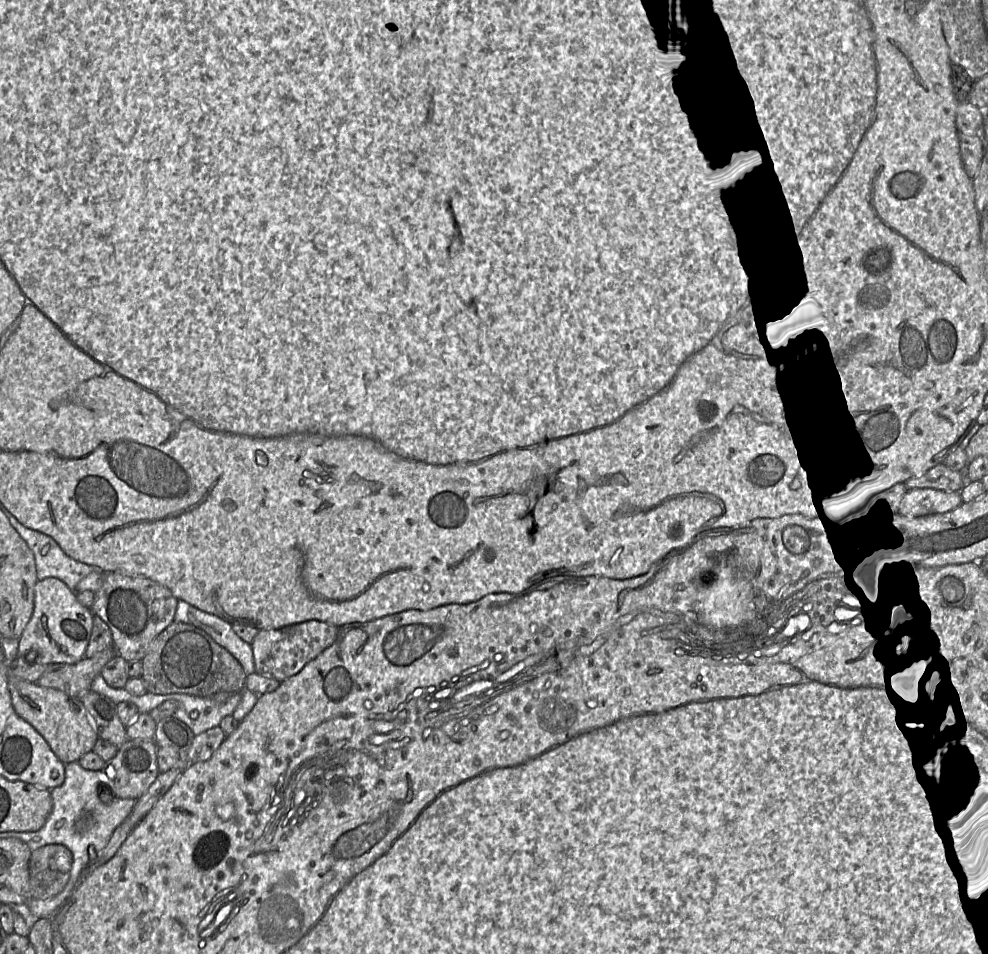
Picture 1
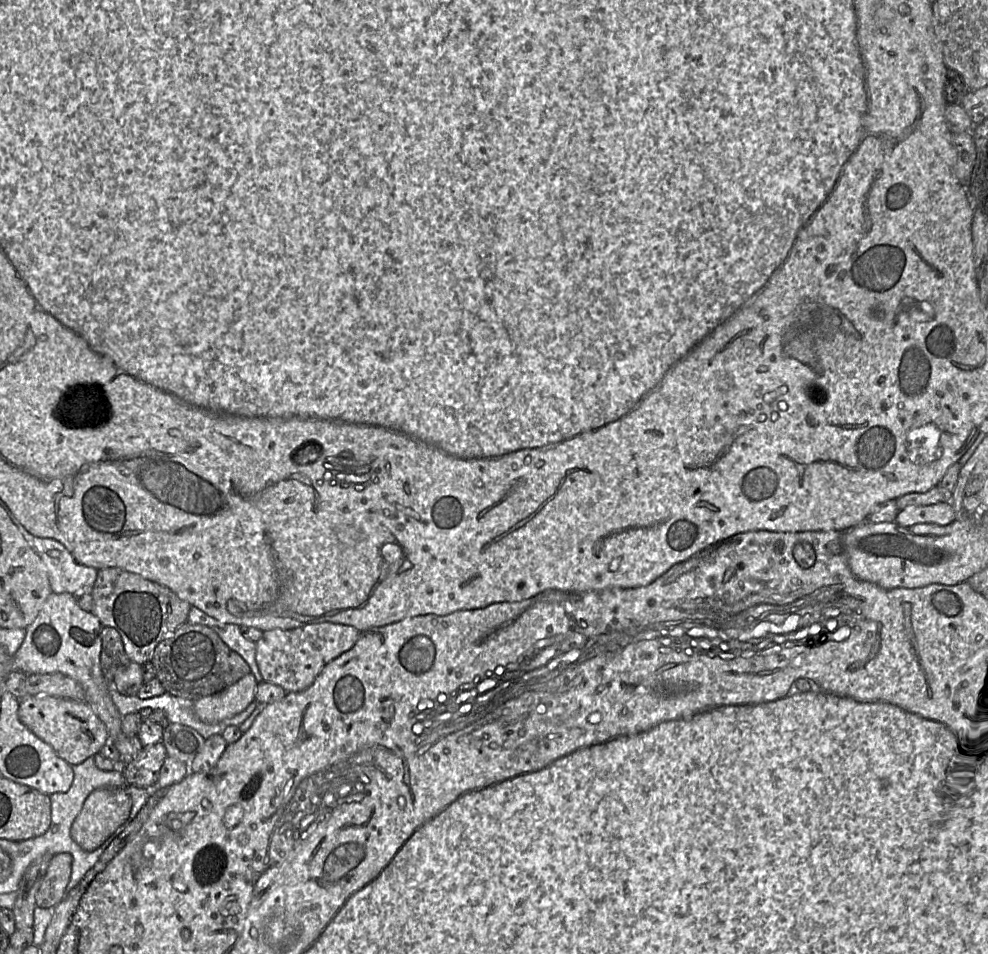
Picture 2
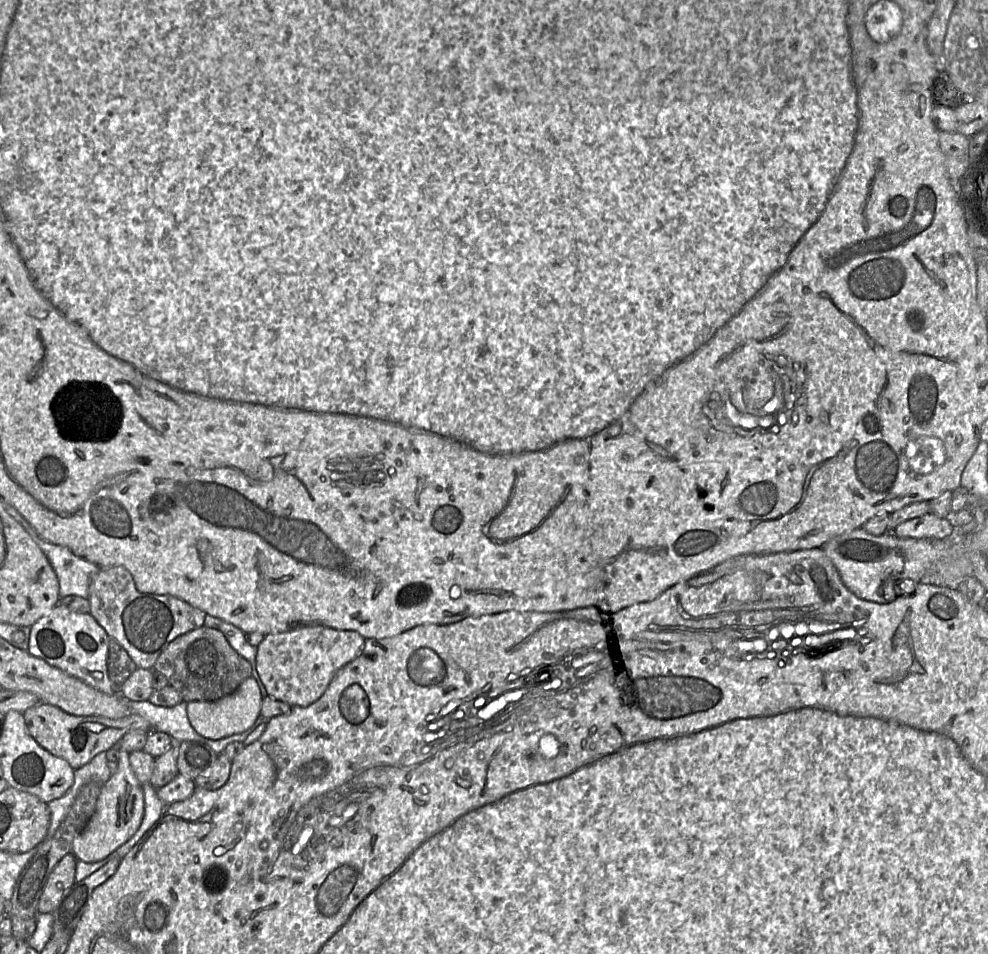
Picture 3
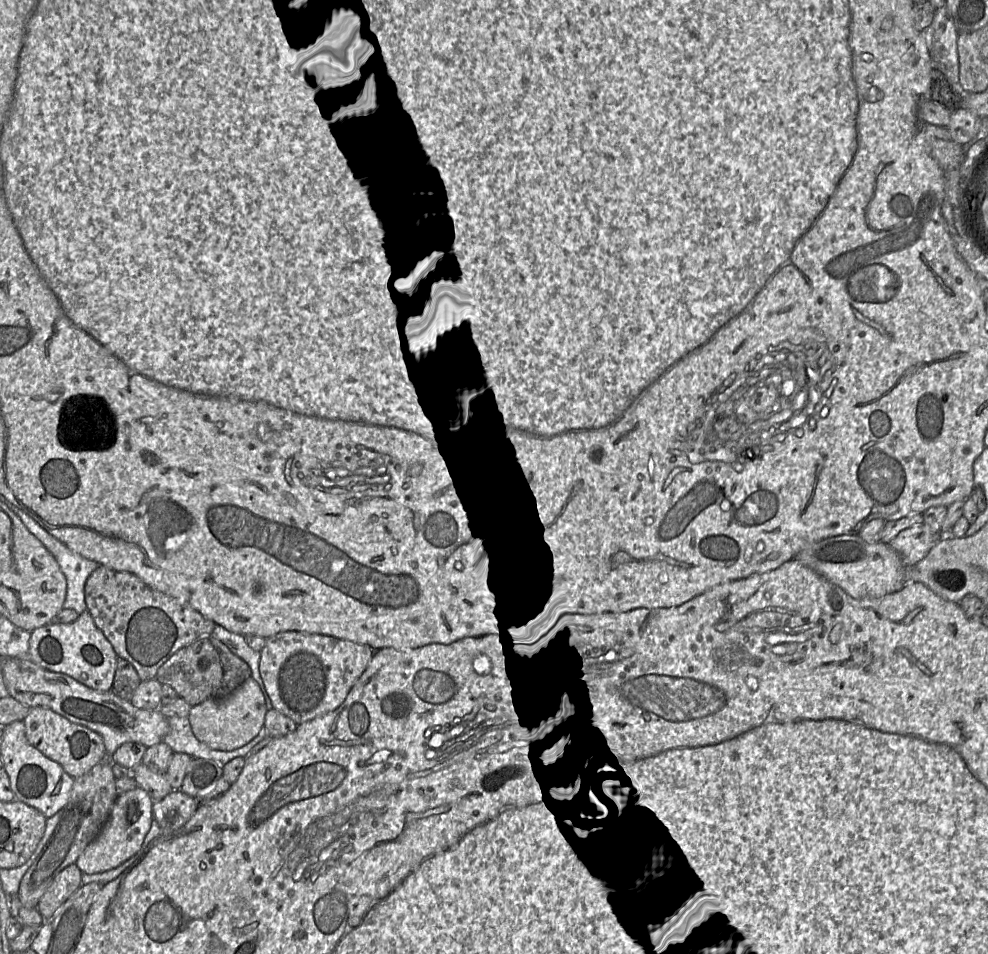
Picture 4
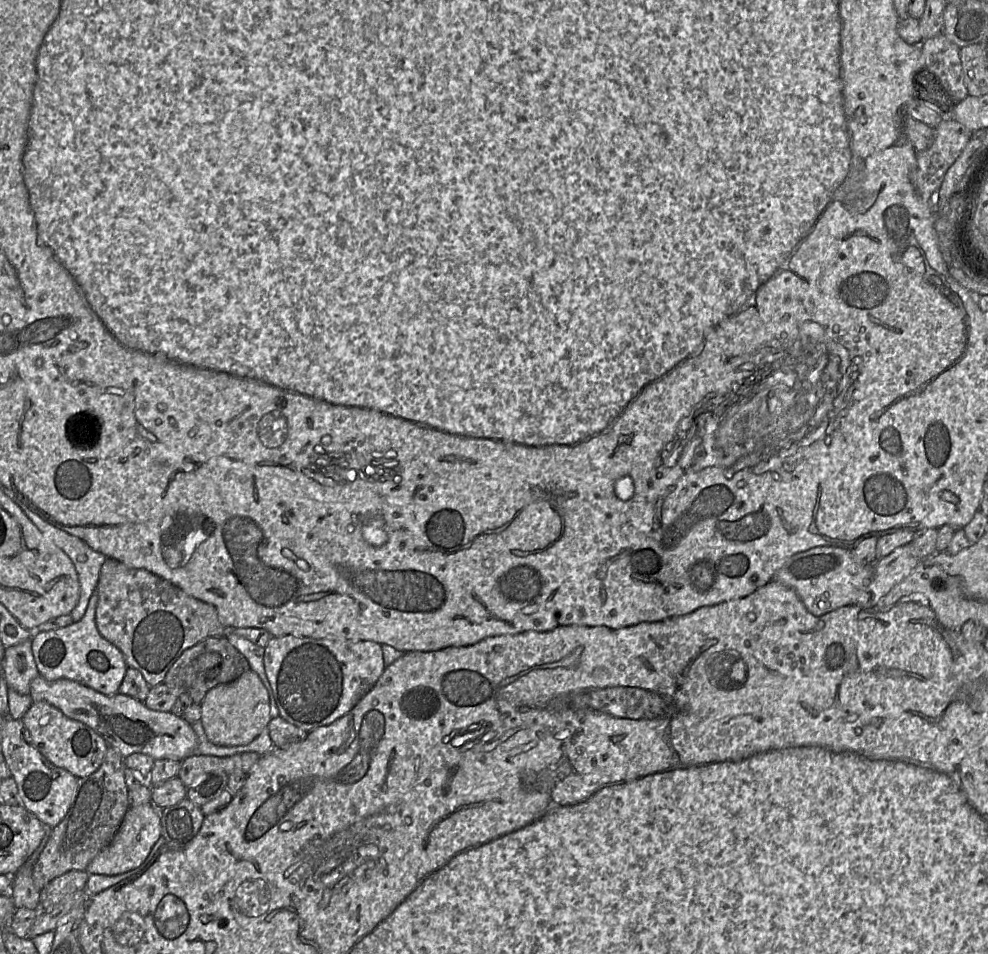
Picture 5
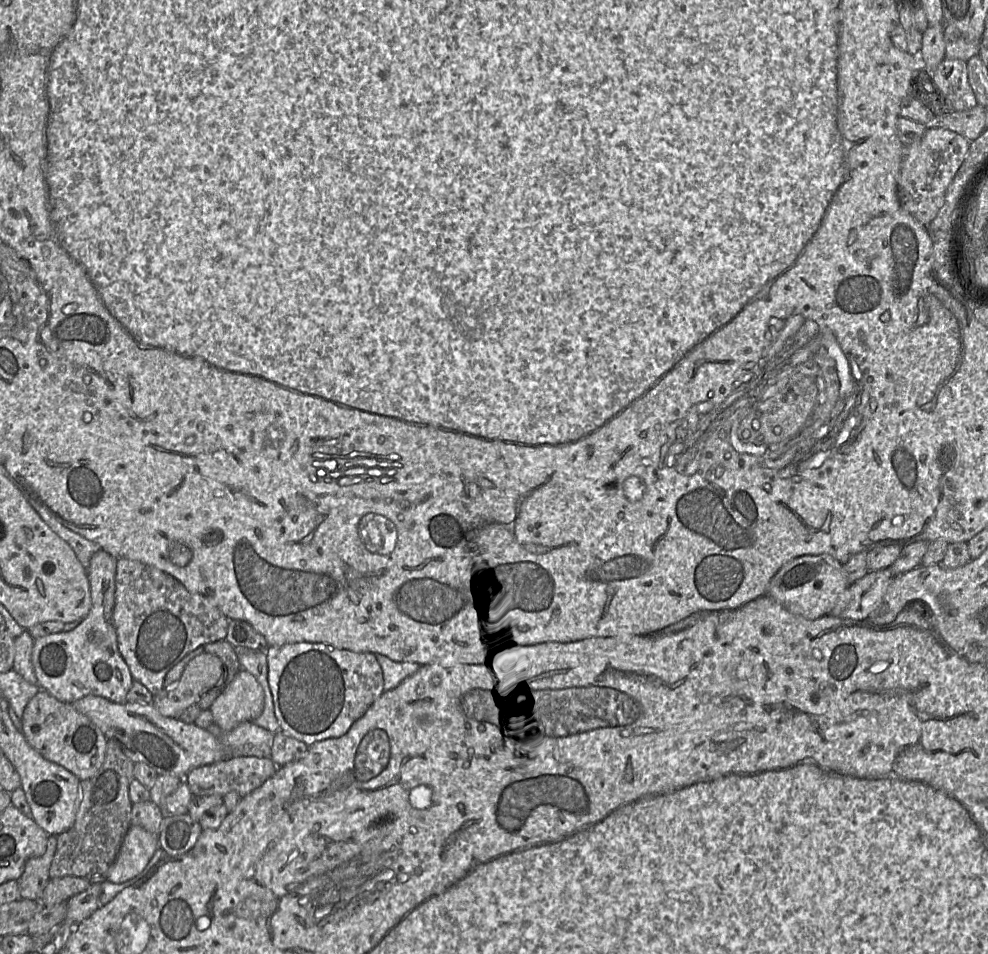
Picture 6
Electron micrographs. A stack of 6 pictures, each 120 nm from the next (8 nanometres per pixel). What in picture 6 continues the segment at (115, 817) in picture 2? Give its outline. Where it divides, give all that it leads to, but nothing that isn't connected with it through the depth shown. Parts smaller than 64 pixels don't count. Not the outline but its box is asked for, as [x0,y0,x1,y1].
[107,825,158,883]

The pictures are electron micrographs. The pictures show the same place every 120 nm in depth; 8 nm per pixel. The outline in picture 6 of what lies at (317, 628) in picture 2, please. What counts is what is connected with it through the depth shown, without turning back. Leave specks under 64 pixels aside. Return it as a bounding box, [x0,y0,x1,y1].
[266,642,384,746]

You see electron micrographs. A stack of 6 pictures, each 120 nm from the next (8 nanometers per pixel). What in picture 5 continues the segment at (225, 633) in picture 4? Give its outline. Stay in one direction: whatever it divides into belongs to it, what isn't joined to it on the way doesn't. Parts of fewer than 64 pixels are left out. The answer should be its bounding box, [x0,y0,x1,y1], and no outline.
[225,630,280,718]

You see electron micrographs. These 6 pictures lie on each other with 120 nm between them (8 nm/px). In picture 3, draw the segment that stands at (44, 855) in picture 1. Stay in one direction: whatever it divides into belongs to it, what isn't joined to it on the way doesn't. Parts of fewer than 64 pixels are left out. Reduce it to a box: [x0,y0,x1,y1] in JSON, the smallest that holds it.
[38,855,76,913]

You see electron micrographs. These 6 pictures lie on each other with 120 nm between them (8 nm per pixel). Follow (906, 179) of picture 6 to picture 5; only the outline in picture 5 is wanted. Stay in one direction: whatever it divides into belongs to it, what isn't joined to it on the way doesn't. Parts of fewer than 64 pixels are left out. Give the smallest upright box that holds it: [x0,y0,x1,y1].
[911,117,972,202]

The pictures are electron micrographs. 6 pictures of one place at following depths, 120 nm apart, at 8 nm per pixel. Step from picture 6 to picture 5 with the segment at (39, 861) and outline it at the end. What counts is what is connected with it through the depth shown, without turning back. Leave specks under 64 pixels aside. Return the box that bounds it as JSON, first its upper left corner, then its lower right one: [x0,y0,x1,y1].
[5,858,40,910]

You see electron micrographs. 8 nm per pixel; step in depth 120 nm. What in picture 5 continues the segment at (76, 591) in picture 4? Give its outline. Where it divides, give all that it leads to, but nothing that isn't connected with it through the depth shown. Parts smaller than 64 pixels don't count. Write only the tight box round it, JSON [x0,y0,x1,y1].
[17,503,107,623]

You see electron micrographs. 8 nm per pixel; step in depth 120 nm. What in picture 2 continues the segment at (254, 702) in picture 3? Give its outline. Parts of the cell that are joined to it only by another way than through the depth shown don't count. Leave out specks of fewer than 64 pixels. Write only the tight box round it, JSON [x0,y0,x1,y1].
[193,673,258,724]

